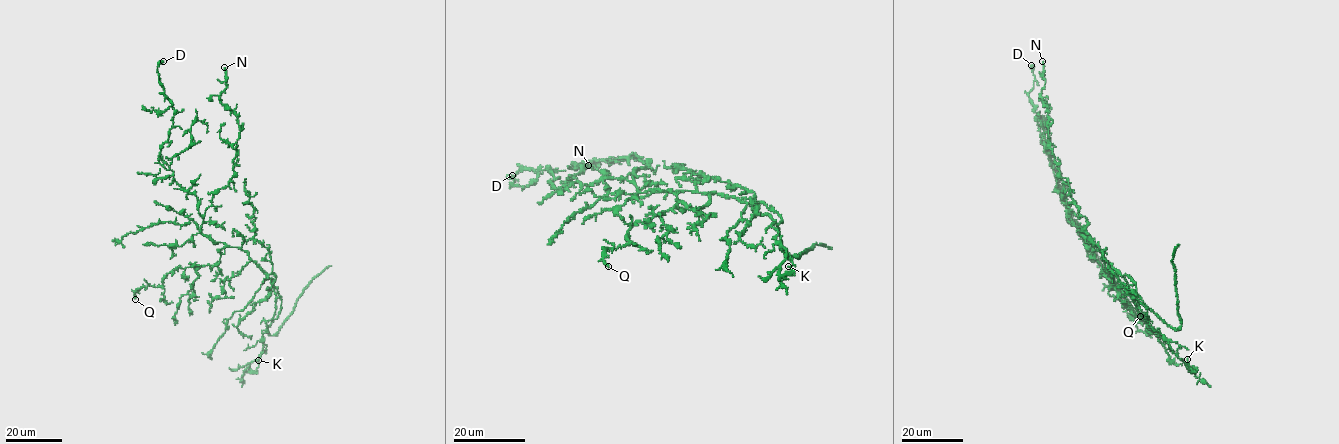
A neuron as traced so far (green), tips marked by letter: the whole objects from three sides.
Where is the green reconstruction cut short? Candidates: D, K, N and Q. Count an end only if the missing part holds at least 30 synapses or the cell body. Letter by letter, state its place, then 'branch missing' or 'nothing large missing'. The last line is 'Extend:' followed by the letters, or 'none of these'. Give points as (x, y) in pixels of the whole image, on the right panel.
D: (1031, 65) | nothing large missing
K: (1187, 359) | nothing large missing
N: (1042, 61) | nothing large missing
Q: (1140, 316) | nothing large missing
Extend: none of these

